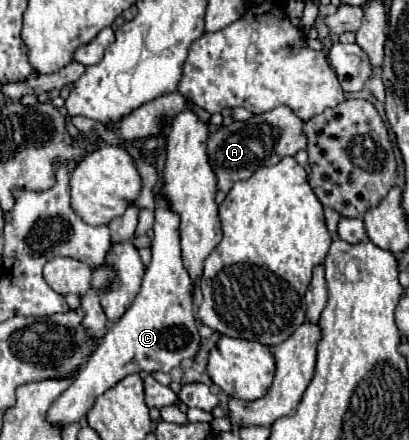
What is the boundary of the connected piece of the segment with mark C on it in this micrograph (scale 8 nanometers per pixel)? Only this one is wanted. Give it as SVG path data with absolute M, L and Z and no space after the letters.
M158 195L152 261L146 269L142 289L138 291L134 303L122 315L122 319L110 325L108 333L104 335L98 349L92 353L86 367L82 367L74 377L74 383L52 403L48 411L50 423L84 423L84 417L94 405L94 399L118 381L122 381L126 375L140 371L170 373L170 369L180 367L184 359L192 359L196 355L200 347L200 335L192 311L192 281L182 265L178 225L178 215L170 211L166 199Z

